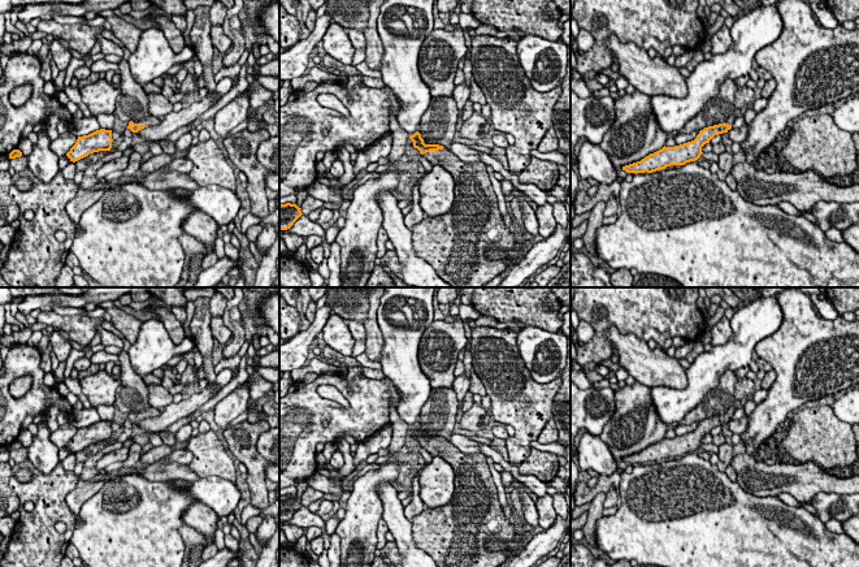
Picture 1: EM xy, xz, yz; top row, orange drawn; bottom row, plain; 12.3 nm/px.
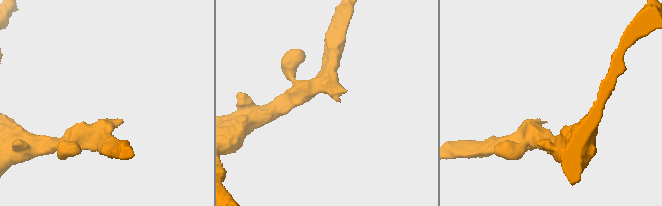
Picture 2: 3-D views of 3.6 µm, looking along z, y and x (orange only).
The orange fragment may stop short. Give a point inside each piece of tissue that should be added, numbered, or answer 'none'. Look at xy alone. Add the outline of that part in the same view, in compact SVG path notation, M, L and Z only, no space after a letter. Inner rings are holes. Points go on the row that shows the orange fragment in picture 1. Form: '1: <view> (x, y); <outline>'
1: xy (150, 121); M151 116L151 117L147 117L144 120L133 121L133 122L139 124L139 125L146 125L148 127L148 126L155 126L155 125L161 124L161 118Z

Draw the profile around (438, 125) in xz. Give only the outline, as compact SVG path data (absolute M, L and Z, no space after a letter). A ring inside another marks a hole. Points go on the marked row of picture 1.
M452 96L431 98L417 131L425 144L439 144L448 148L456 137L457 117L459 109Z

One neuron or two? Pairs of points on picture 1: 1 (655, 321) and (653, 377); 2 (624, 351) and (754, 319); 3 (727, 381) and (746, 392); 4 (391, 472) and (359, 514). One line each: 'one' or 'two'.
1: two
2: two
3: two
4: one

